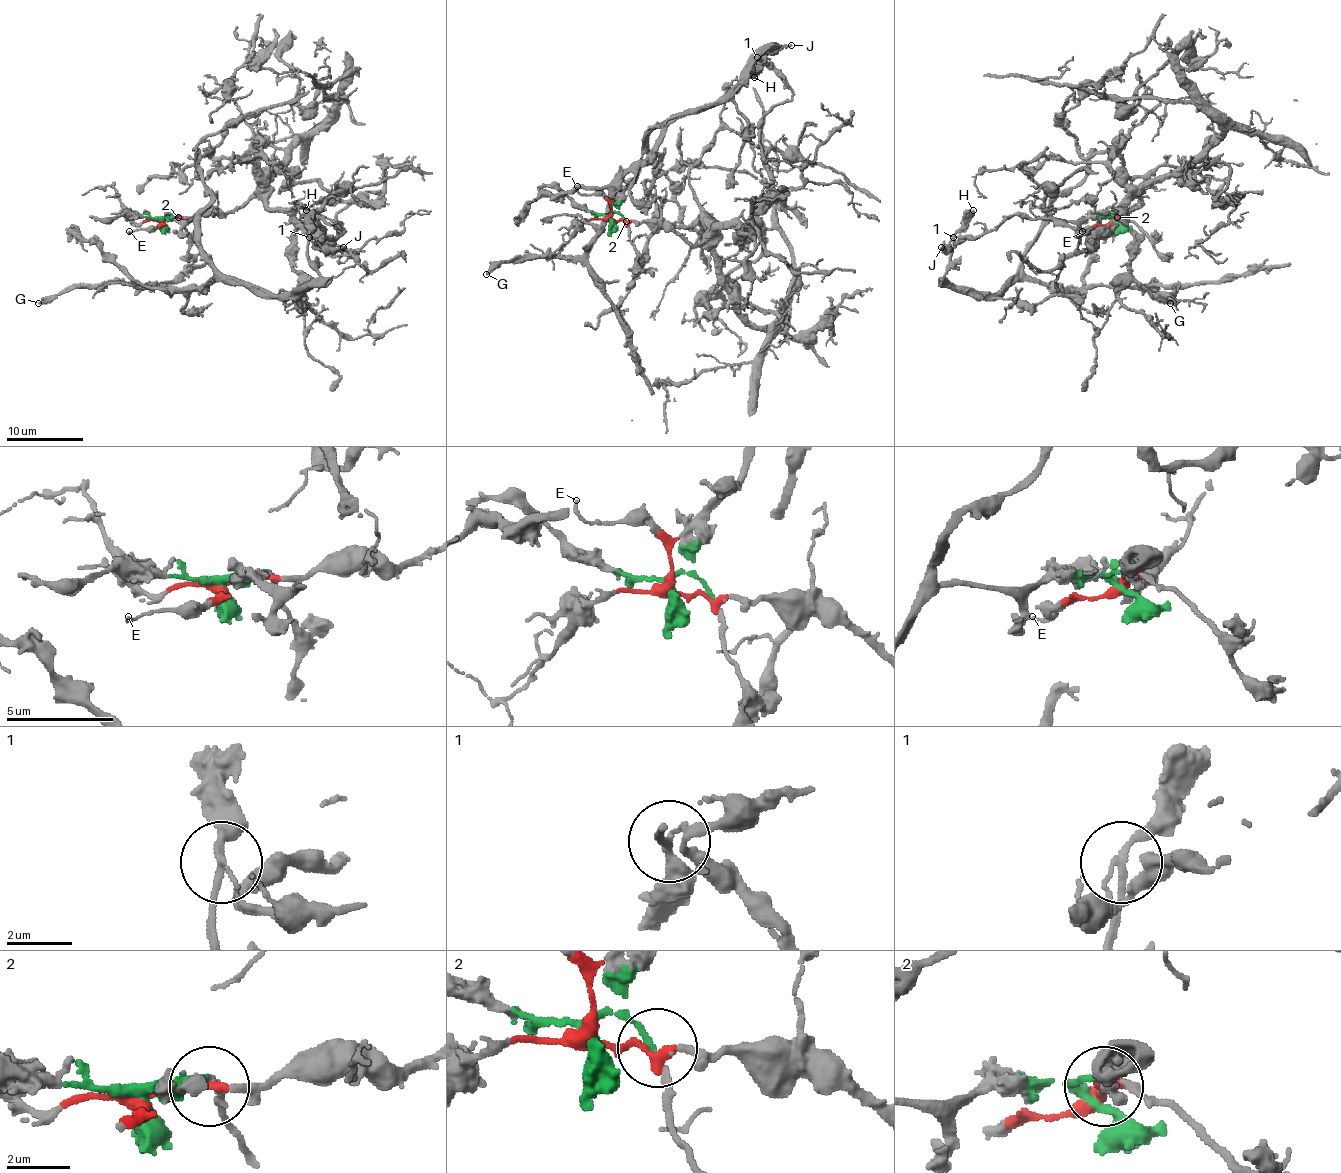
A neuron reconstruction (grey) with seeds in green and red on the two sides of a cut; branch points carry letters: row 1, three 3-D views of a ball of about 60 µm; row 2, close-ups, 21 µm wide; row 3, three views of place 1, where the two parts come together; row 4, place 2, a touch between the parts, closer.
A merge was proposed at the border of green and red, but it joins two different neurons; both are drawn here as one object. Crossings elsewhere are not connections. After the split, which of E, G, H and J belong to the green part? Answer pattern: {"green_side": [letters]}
{"green_side": ["G", "H"]}

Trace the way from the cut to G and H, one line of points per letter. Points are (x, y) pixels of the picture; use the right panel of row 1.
G: (1113, 221), (1105, 215), (1049, 221), (1026, 252), (1022, 271), (1053, 288), (1153, 284), (1157, 294), (1170, 304)
H: (1113, 221), (1049, 221), (1017, 273), (995, 294), (976, 294), (945, 275), (953, 236), (972, 209)

